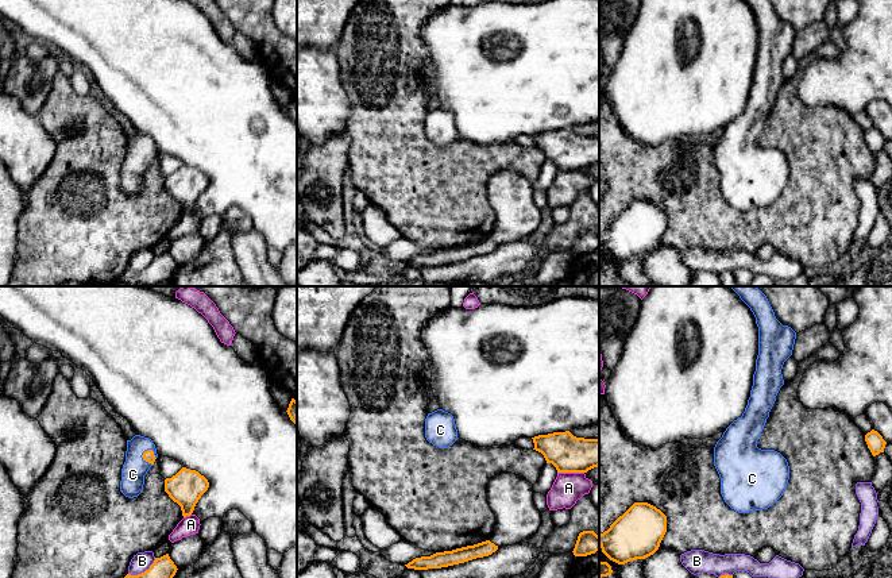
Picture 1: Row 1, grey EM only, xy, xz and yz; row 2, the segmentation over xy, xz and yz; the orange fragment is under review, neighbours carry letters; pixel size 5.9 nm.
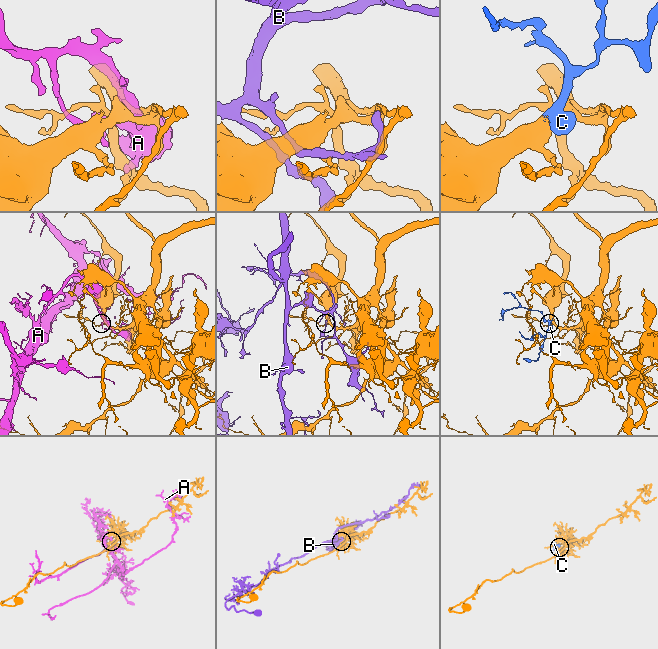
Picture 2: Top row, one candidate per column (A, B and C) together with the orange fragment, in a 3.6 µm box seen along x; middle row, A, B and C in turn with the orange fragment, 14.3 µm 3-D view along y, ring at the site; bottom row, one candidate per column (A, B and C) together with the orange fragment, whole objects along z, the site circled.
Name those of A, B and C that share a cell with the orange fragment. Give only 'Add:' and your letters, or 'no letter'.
Add: C

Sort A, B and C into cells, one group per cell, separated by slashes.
A / B / C

